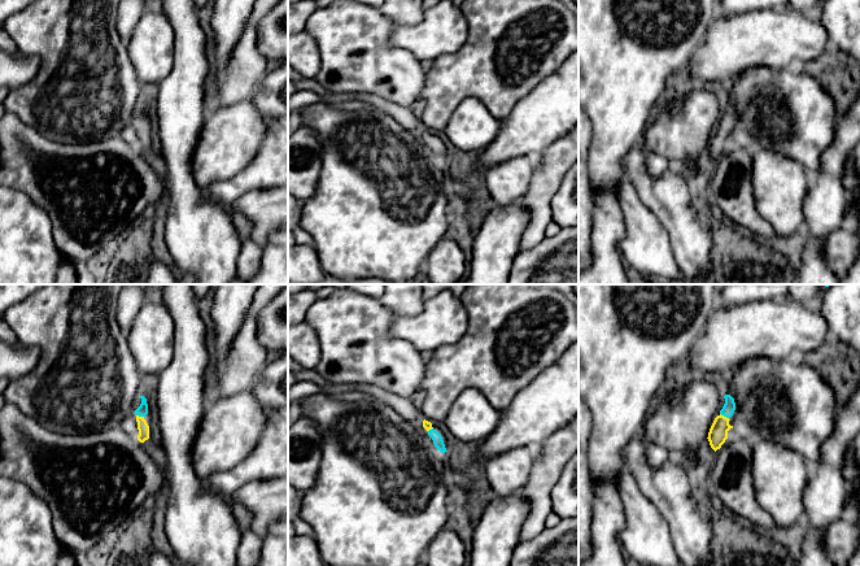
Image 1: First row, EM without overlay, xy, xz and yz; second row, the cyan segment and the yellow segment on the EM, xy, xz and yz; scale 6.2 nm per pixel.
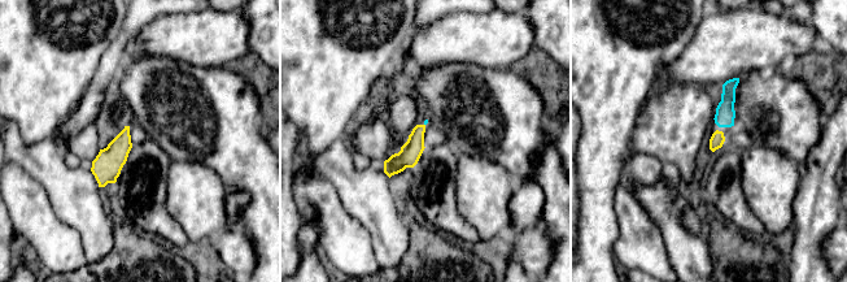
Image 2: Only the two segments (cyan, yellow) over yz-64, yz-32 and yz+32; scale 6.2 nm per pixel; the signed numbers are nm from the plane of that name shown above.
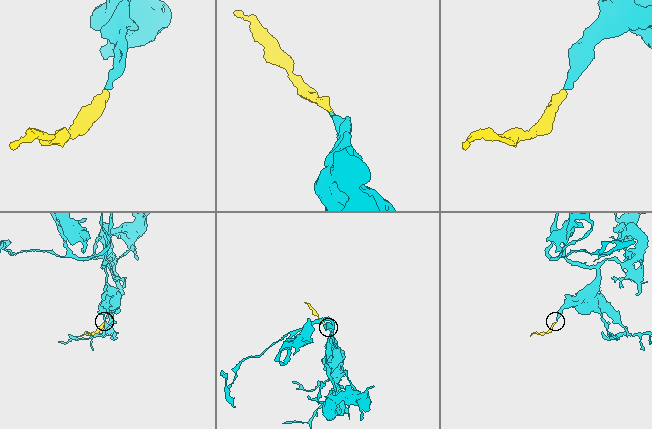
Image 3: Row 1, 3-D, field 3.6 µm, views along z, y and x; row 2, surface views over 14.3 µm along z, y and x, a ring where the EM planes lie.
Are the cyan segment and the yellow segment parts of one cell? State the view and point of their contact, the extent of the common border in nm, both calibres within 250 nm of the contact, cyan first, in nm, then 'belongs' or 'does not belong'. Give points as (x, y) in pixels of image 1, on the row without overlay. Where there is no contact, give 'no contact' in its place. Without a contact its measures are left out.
meets cyan in yz at (724, 125); contact 70 nm long; 80 nm thick on the cyan side, 120 nm on the other; belongs

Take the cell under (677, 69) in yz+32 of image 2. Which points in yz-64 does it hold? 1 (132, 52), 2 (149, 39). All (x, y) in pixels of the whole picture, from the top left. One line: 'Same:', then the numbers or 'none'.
Same: 1, 2

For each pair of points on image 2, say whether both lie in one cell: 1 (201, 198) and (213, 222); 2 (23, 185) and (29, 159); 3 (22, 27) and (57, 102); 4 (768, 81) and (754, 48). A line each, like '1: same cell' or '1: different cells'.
1: same cell
2: different cells
3: same cell
4: different cells

